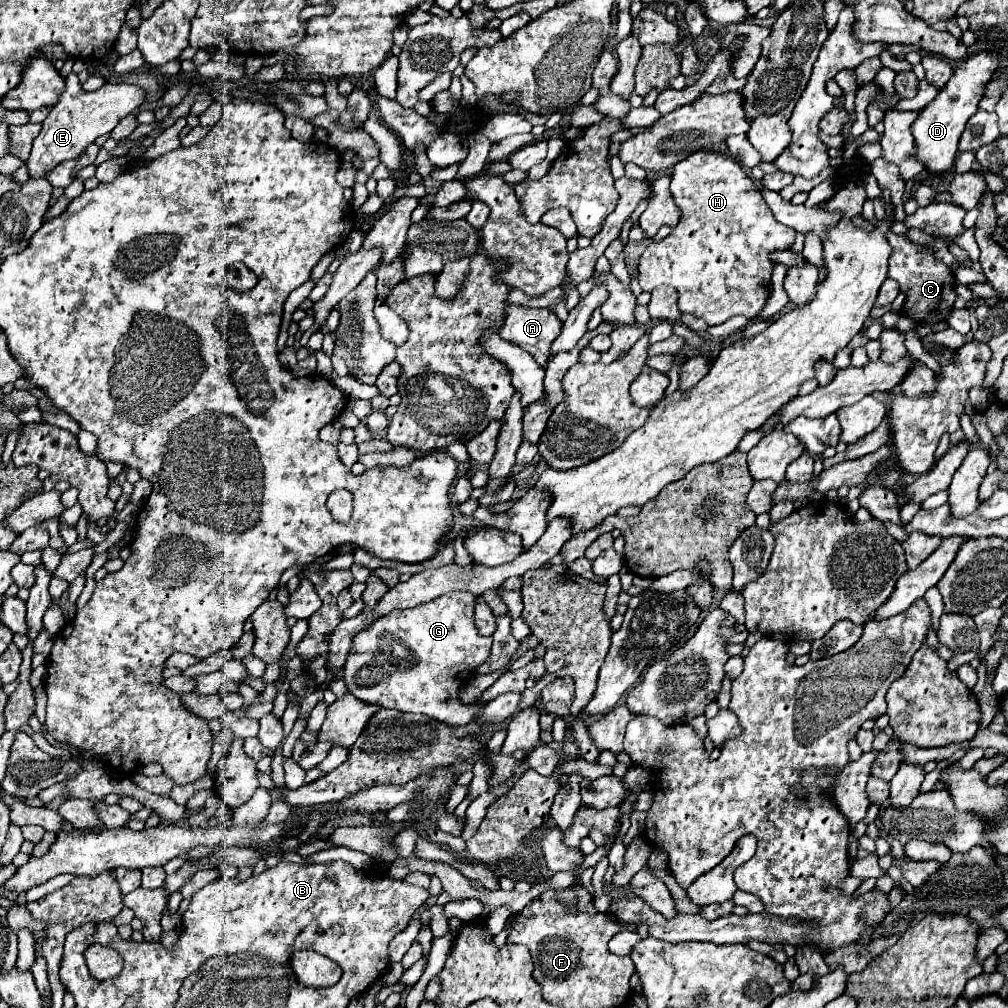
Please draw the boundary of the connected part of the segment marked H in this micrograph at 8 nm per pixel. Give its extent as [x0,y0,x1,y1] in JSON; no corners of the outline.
[638,152,796,322]

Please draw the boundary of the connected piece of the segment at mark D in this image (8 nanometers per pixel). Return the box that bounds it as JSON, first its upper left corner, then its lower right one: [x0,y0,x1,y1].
[912,52,998,176]

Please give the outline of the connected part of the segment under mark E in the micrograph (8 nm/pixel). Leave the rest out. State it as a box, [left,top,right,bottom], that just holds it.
[26,72,146,178]

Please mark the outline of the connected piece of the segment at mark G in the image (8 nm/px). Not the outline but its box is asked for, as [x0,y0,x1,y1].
[344,590,492,726]

